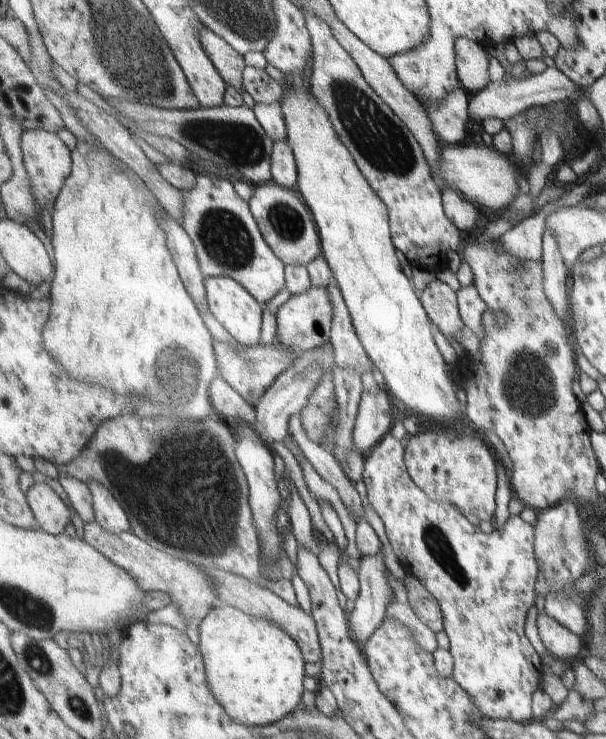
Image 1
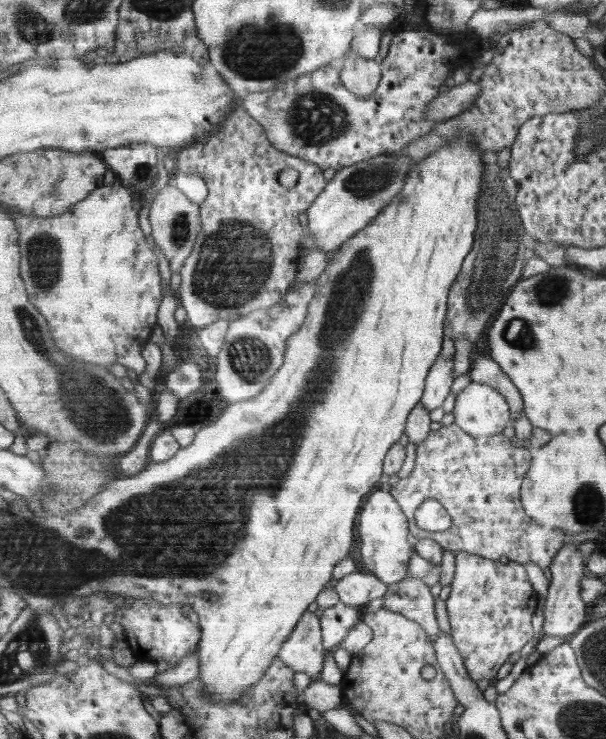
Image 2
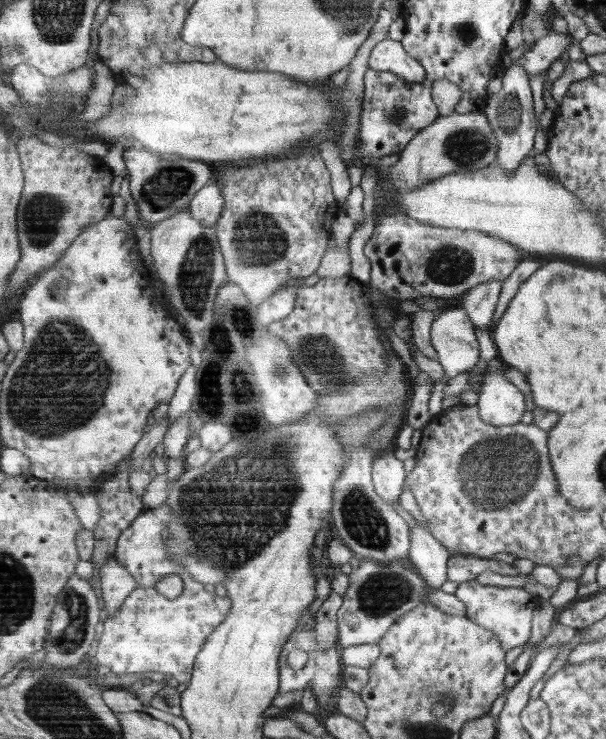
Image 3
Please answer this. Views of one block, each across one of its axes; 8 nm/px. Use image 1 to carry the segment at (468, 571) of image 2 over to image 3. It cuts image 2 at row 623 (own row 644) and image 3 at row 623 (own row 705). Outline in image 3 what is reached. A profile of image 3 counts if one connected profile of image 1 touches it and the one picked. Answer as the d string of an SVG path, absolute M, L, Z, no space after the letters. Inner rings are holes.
M473 579L469 582L461 582L454 591L457 598L461 598L467 606L467 616L491 632L499 636L499 642L503 644L503 650L513 650L519 646L529 645L531 638L531 624L533 624L533 612L538 608L539 599L522 587L500 587L497 585L481 584Z

